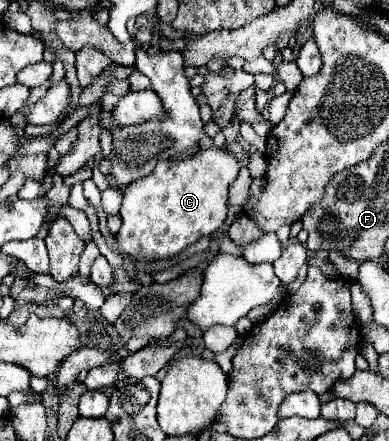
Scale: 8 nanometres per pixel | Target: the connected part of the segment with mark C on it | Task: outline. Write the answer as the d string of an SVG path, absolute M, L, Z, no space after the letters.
M205 148L197 154L163 160L155 170L125 188L121 204L121 230L117 234L119 248L129 254L141 254L151 260L167 260L195 244L203 236L215 234L227 216L227 192L237 180L237 158L219 148Z

